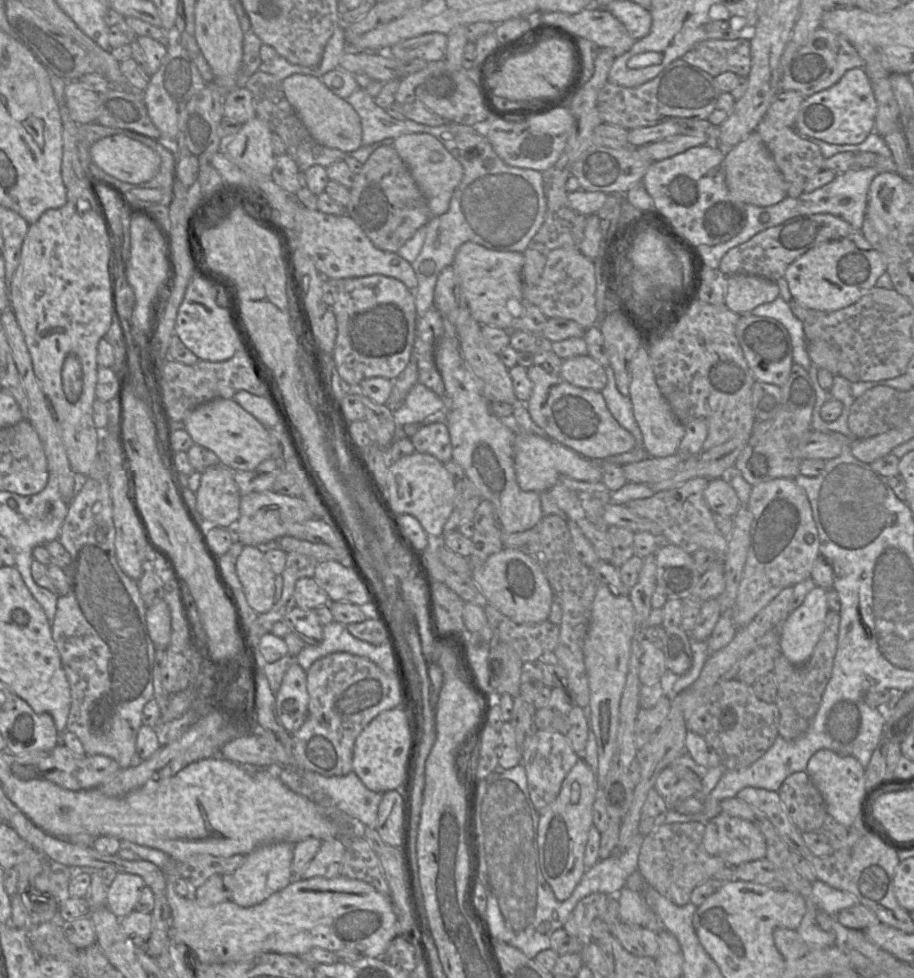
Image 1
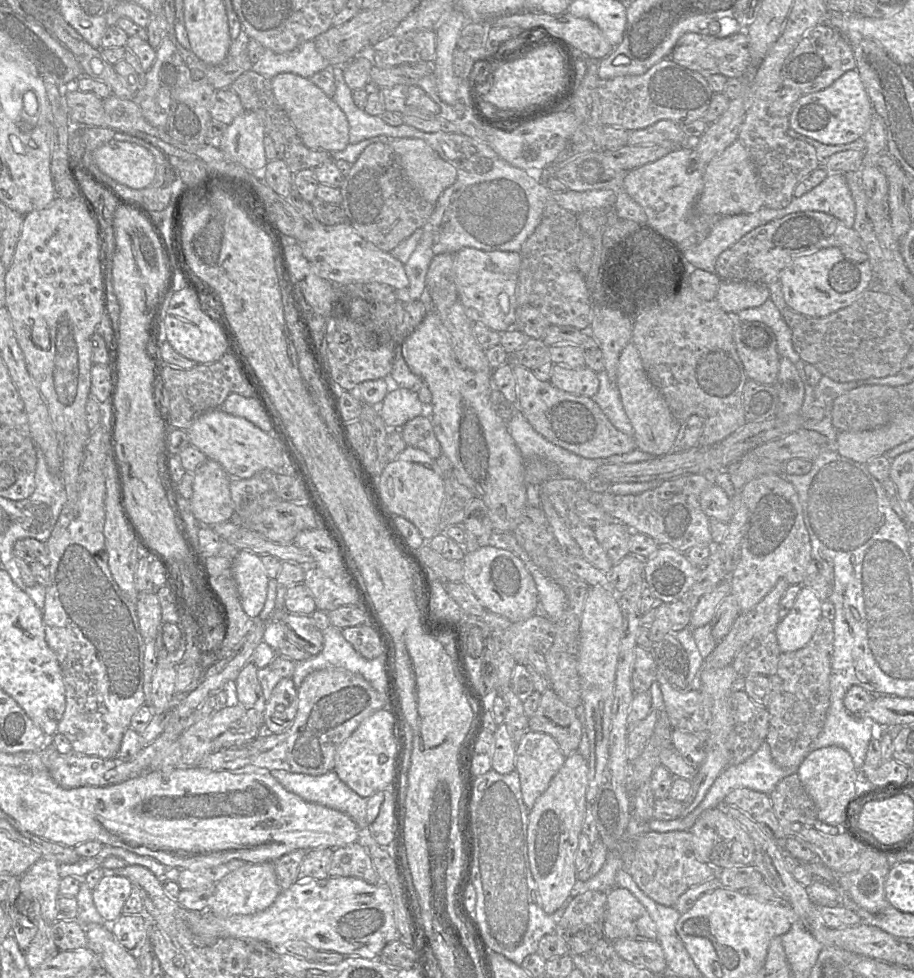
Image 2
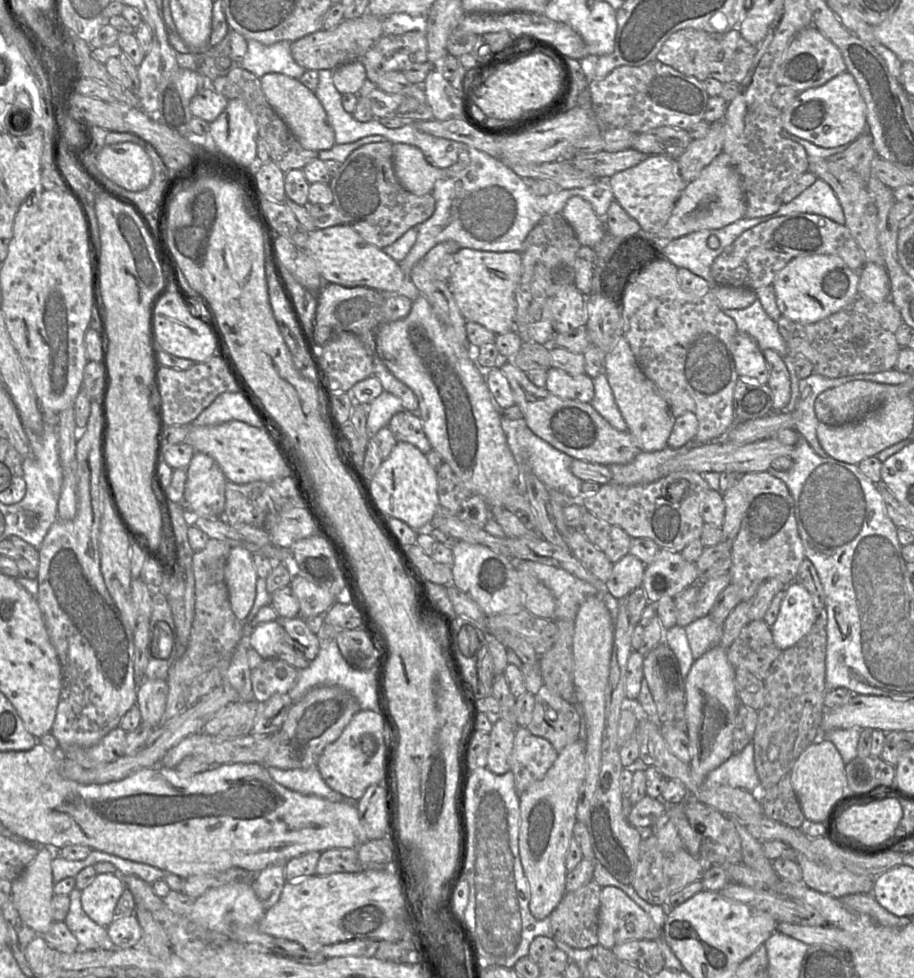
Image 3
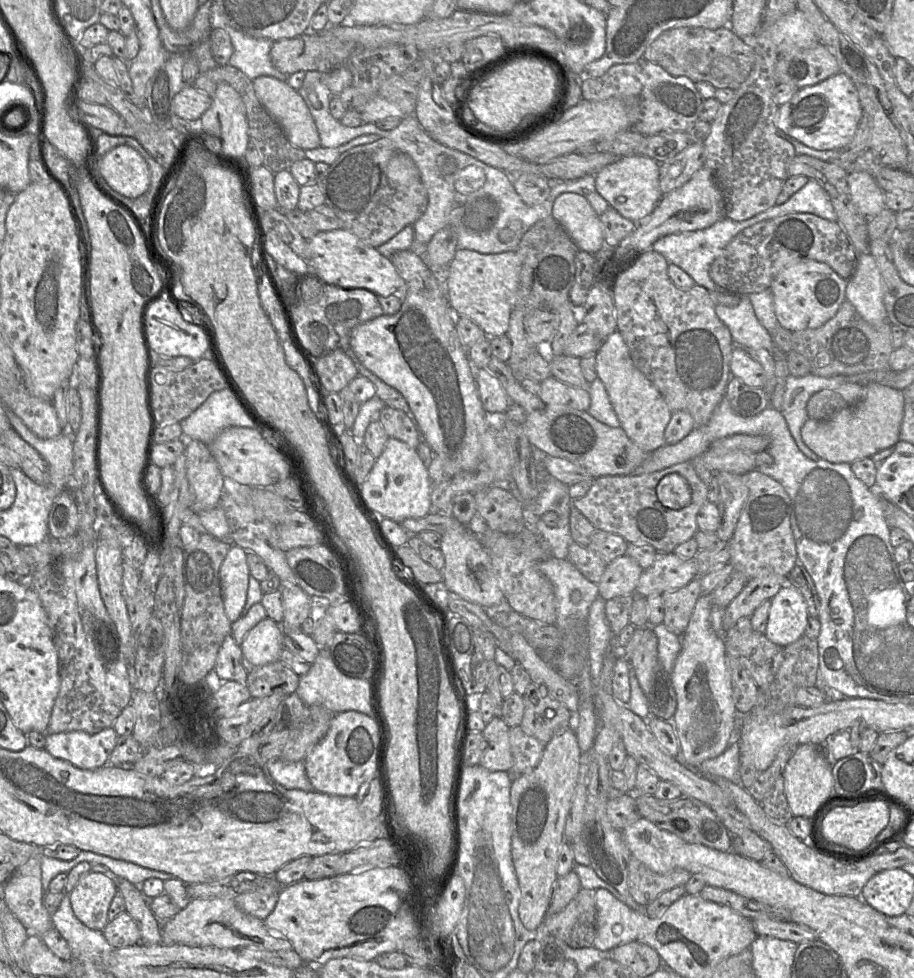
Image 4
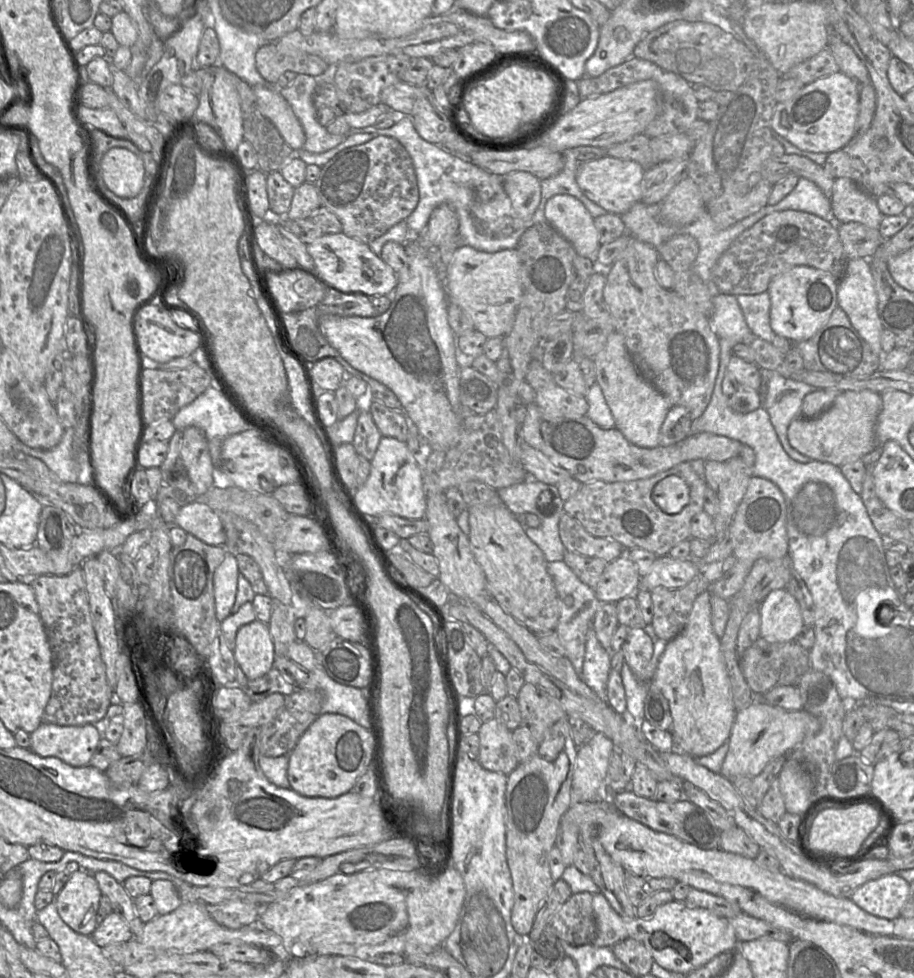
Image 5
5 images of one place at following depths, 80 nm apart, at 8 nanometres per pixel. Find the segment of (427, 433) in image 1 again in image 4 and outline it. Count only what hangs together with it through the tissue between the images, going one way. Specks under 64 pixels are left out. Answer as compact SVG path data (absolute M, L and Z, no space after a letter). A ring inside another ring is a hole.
M385 406L379 413L378 421L383 425L389 438L405 442L413 448L423 441L417 425L403 411Z

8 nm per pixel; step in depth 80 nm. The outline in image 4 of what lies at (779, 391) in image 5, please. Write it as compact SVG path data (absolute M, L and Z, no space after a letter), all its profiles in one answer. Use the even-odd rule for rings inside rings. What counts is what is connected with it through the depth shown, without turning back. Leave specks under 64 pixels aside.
M809 373L802 377L789 375L785 378L782 403L778 411L784 417L800 451L812 461L820 458L805 445L800 434L803 424L809 419L806 410L807 402L814 393L847 384L851 381L850 378L855 378L855 381L863 385L868 382L864 374L819 377Z

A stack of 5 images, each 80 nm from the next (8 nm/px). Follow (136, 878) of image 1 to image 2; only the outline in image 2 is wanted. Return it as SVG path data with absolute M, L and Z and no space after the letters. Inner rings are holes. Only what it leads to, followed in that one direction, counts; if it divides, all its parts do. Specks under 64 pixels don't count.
M105 875L93 889L92 896L96 910L105 924L111 924L122 915L123 906L134 886L122 876Z

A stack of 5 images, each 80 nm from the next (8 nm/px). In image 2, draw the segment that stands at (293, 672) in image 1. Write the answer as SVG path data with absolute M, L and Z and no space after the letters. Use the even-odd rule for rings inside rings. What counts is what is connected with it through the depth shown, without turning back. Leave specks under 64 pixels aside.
M283 678L274 688L263 712L263 731L283 733L291 727L297 713L298 688L292 678Z

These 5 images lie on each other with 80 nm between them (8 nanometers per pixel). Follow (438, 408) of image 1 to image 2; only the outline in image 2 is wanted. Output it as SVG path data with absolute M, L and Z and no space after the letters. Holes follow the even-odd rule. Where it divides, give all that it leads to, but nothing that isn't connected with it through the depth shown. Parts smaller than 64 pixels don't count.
M398 388L387 393L378 409L388 428L400 429L413 418L428 414L427 406L420 401L417 393Z

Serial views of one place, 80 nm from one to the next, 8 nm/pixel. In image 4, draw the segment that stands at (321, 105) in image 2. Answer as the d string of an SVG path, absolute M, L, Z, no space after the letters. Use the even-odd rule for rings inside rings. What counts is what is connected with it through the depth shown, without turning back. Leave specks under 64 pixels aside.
M260 76L253 80L253 88L261 104L281 126L293 146L303 150L320 146L319 134L314 119L298 90L289 86L285 81L270 76Z

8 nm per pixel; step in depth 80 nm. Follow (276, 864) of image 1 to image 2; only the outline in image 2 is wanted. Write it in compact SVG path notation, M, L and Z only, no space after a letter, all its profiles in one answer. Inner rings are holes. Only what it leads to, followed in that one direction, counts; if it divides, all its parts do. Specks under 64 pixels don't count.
M273 862L245 863L216 883L206 910L217 917L254 914L271 906L280 893Z

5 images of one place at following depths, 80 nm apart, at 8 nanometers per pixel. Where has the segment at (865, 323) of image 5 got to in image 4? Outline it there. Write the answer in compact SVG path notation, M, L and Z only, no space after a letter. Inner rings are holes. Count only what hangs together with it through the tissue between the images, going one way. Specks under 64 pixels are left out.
M859 254L852 276L847 280L845 301L849 301L870 323L887 320L883 303L882 278L872 254Z

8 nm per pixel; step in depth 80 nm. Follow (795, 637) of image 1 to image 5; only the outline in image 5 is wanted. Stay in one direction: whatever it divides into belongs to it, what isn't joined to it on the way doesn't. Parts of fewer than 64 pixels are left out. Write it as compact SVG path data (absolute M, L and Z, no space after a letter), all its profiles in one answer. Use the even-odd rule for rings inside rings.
M785 588L770 592L758 608L760 637L774 642L795 641L804 624L798 601Z

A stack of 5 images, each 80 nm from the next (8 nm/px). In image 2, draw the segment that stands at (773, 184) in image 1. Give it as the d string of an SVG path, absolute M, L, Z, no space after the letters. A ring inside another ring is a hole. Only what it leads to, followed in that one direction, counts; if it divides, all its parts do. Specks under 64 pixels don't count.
M736 141L714 158L703 171L703 188L696 210L706 215L733 216L751 214L764 207L764 193L755 166L746 147Z

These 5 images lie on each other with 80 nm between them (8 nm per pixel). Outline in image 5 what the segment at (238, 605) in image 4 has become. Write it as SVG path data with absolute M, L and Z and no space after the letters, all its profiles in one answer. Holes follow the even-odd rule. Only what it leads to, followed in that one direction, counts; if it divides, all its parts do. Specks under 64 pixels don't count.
M228 552L213 575L216 617L219 622L232 614L239 575L236 554Z

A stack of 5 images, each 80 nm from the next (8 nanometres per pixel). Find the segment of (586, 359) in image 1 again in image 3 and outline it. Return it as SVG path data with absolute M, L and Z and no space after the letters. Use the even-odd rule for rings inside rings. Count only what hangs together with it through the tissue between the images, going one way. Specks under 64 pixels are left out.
M553 367L548 371L545 389L559 398L582 403L591 403L594 397L593 379L587 374L571 376Z

